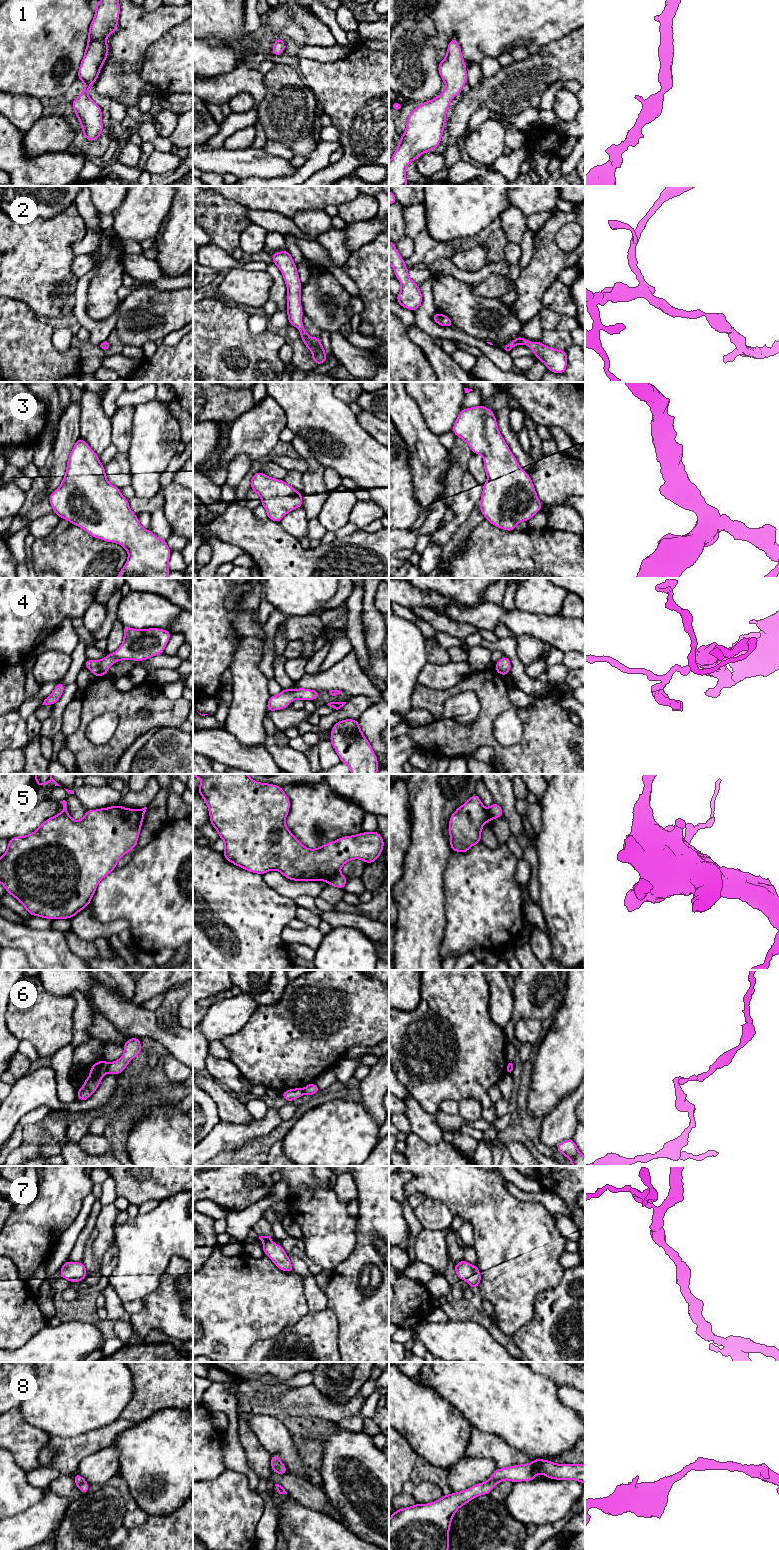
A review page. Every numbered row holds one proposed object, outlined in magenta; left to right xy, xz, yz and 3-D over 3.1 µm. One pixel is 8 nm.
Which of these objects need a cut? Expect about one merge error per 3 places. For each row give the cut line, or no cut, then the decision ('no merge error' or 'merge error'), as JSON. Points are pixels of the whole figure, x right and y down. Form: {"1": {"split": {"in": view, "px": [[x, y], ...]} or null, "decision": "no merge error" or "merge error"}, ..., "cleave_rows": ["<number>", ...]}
{"1": {"split": null, "decision": "no merge error"}, "2": {"split": null, "decision": "no merge error"}, "3": {"split": null, "decision": "no merge error"}, "4": {"split": null, "decision": "no merge error"}, "5": {"split": {"in": "xz", "px": [[339, 872], [326, 880]]}, "decision": "merge error"}, "6": {"split": {"in": "xy", "px": [[109, 1063], [107, 1071]]}, "decision": "merge error"}, "7": {"split": null, "decision": "no merge error"}, "8": {"split": null, "decision": "no merge error"}, "cleave_rows": ["5", "6"]}

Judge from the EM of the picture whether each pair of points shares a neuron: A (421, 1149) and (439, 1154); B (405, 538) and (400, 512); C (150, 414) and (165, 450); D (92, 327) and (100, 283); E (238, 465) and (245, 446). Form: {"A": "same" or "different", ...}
{"A": "same", "B": "different", "C": "same", "D": "different", "E": "different"}

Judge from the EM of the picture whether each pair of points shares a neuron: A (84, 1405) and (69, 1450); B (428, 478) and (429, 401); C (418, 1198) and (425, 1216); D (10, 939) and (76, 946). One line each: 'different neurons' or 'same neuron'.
A: different neurons
B: different neurons
C: different neurons
D: different neurons

